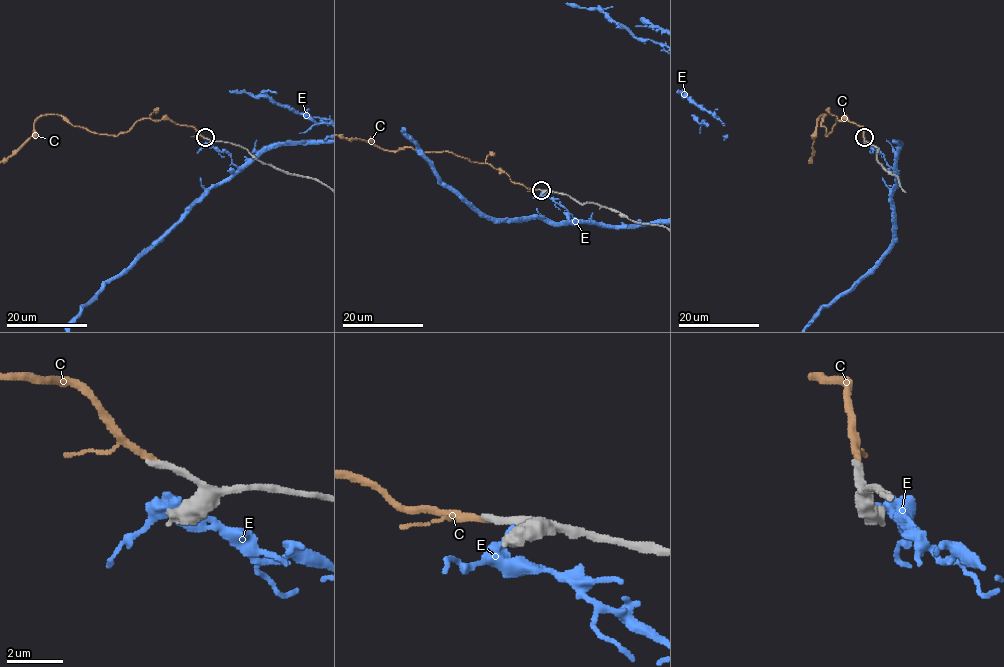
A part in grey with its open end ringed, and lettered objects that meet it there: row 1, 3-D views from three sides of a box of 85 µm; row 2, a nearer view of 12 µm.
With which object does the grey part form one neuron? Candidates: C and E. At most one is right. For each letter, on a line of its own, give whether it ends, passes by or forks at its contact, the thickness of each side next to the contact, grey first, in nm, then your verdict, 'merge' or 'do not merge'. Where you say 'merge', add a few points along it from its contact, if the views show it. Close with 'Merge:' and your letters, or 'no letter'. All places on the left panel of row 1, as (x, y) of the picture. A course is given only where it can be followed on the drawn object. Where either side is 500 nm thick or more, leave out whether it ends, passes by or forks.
C: it ends; calibres 280 and 190 nm; merge; course (205, 138), (168, 119), (139, 119), (116, 136), (43, 114), (29, 138)
E: calibres 650 and 320 nm; do not merge
Merge: C

